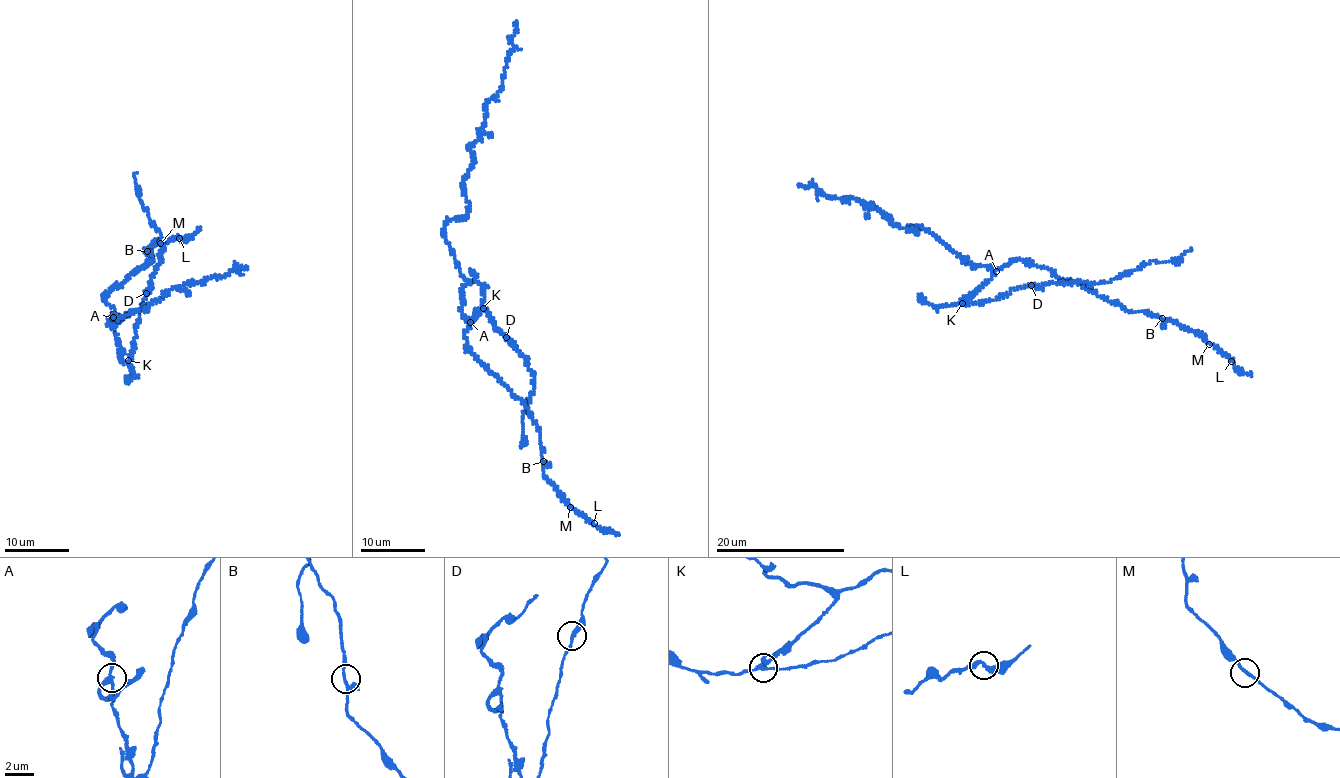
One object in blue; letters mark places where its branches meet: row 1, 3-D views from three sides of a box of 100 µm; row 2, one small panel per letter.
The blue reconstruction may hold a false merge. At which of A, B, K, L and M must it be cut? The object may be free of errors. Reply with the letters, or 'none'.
K

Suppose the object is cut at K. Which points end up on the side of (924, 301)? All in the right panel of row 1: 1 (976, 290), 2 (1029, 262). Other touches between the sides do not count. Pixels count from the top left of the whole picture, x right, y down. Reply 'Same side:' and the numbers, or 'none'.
Same side: 1, 2

